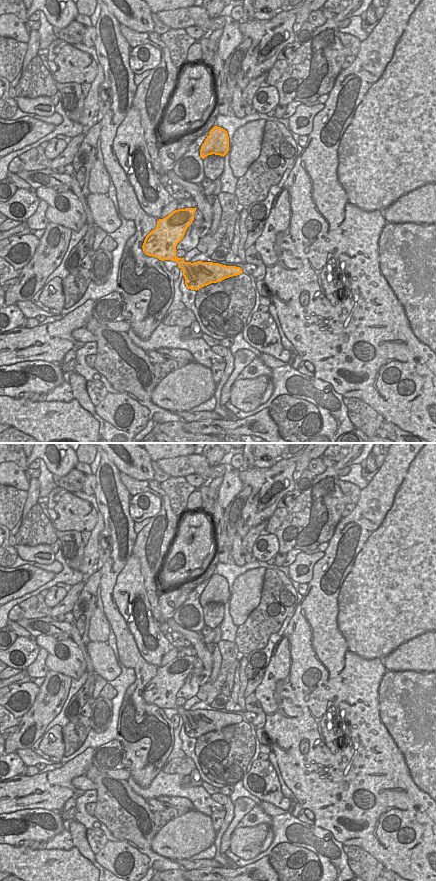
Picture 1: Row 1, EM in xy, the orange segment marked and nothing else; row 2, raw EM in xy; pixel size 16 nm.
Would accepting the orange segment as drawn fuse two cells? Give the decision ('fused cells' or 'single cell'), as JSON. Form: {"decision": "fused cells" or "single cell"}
{"decision": "single cell"}

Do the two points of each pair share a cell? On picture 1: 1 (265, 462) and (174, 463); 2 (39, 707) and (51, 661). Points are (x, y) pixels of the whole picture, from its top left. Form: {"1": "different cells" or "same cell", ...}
{"1": "different cells", "2": "different cells"}

